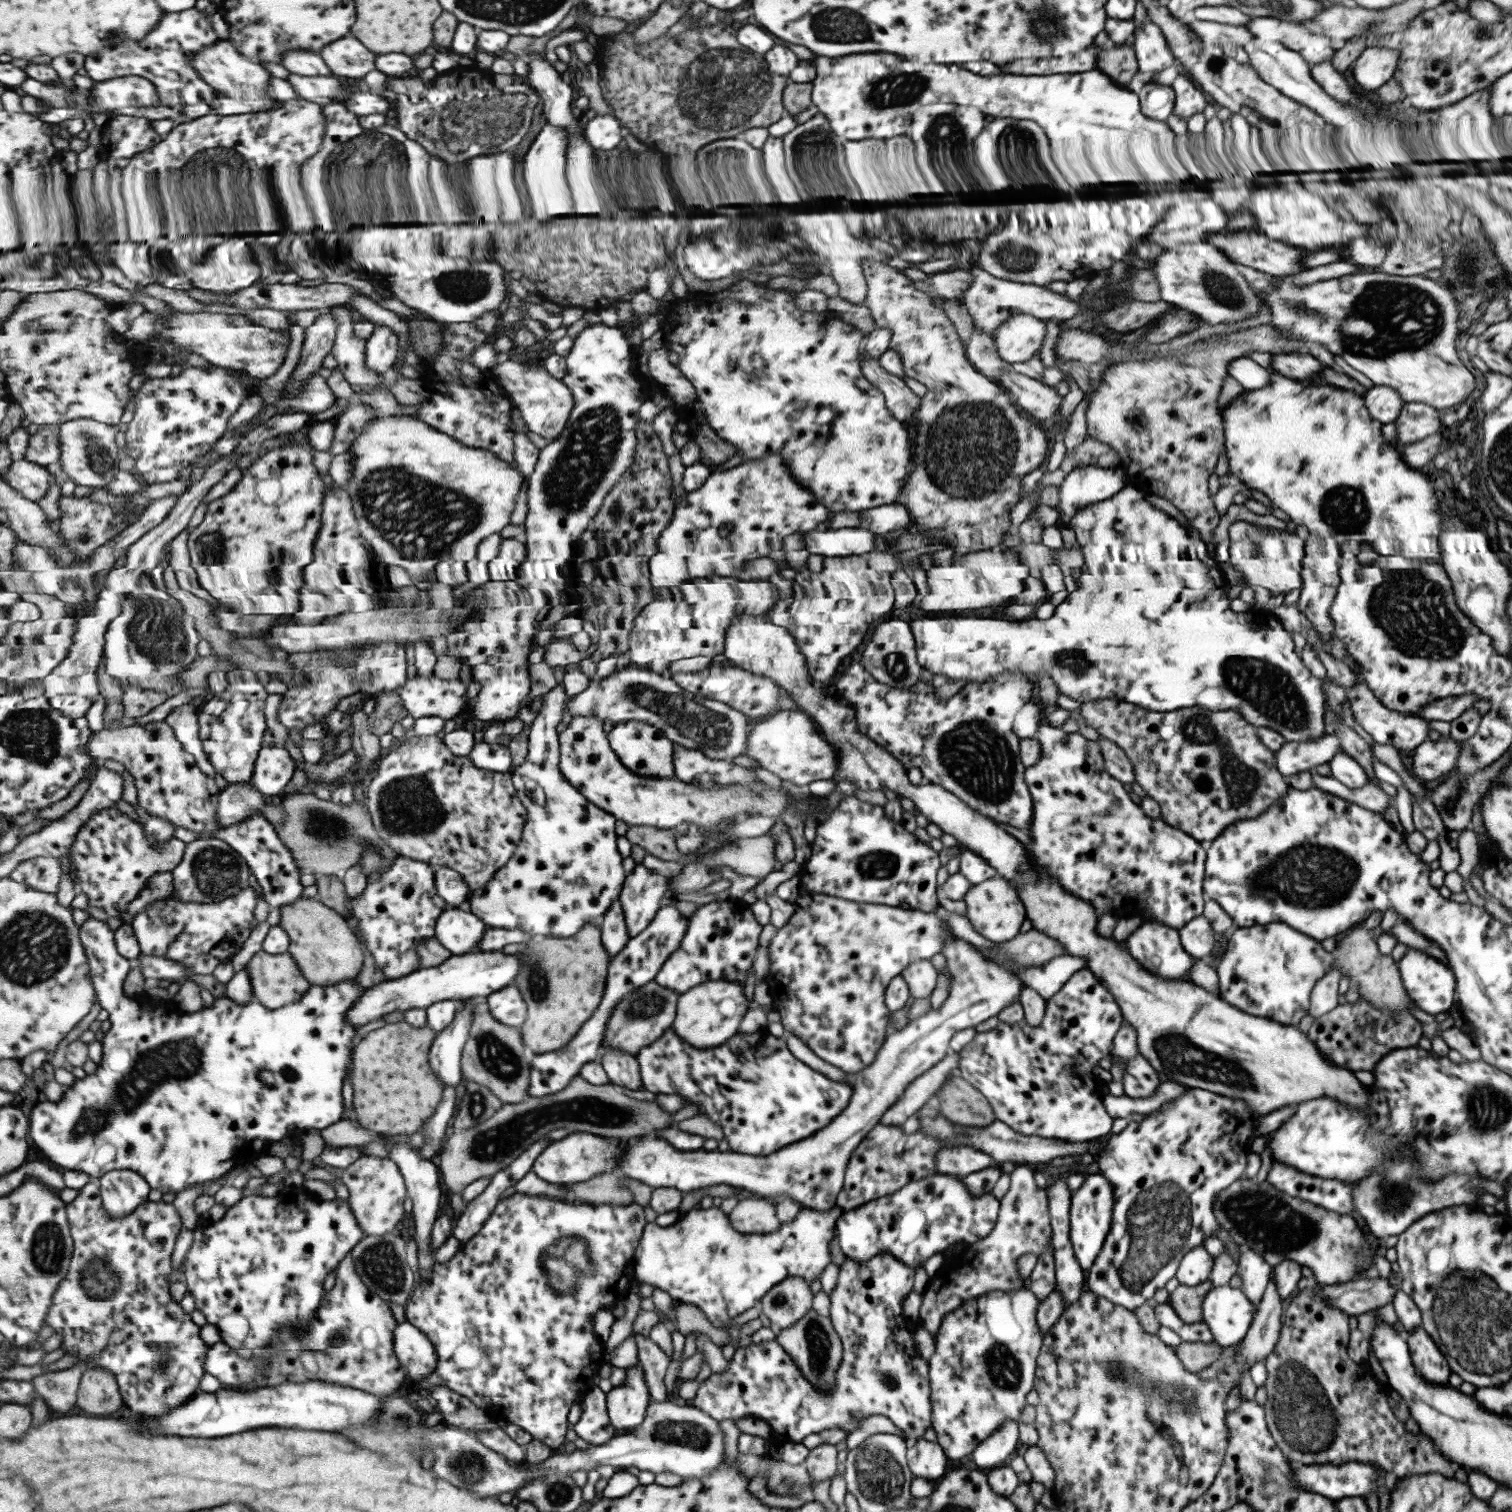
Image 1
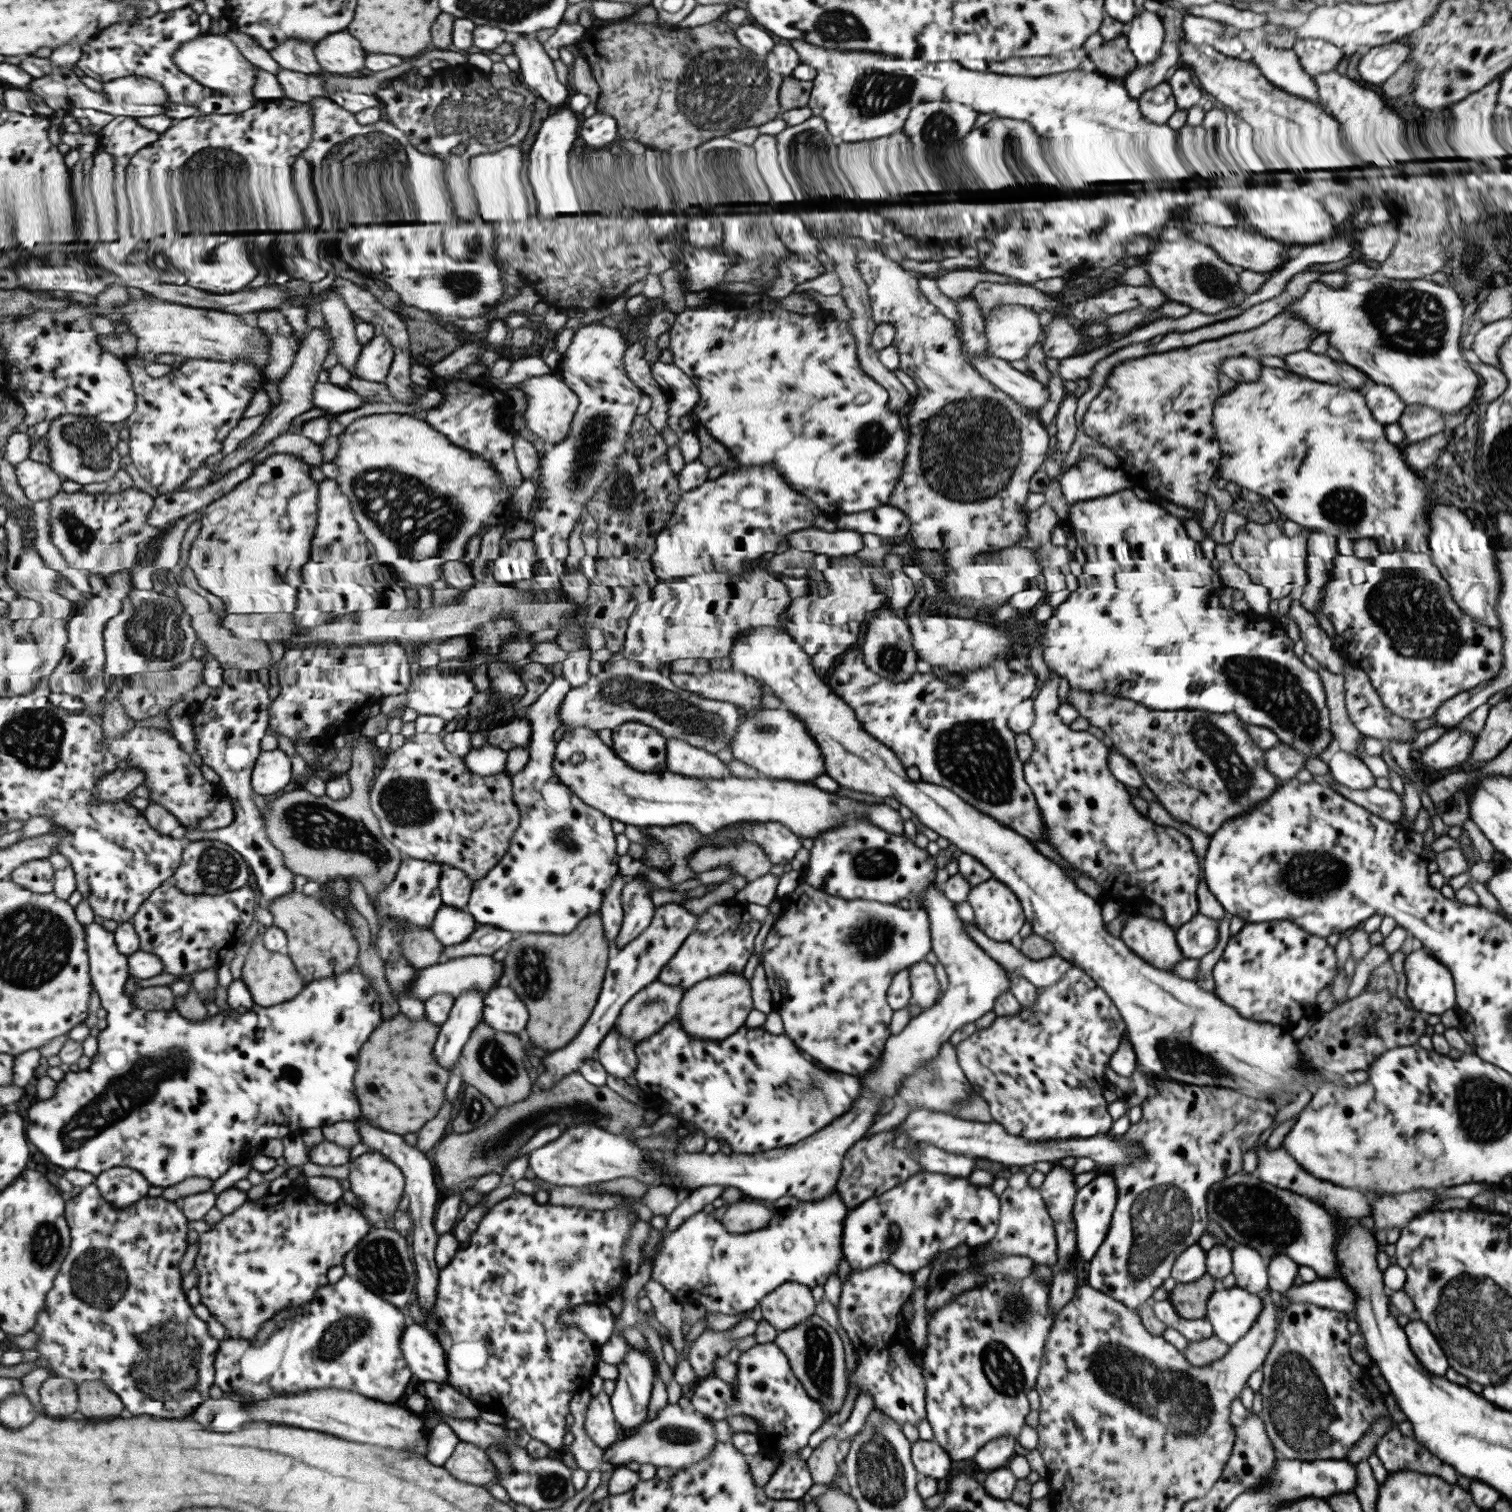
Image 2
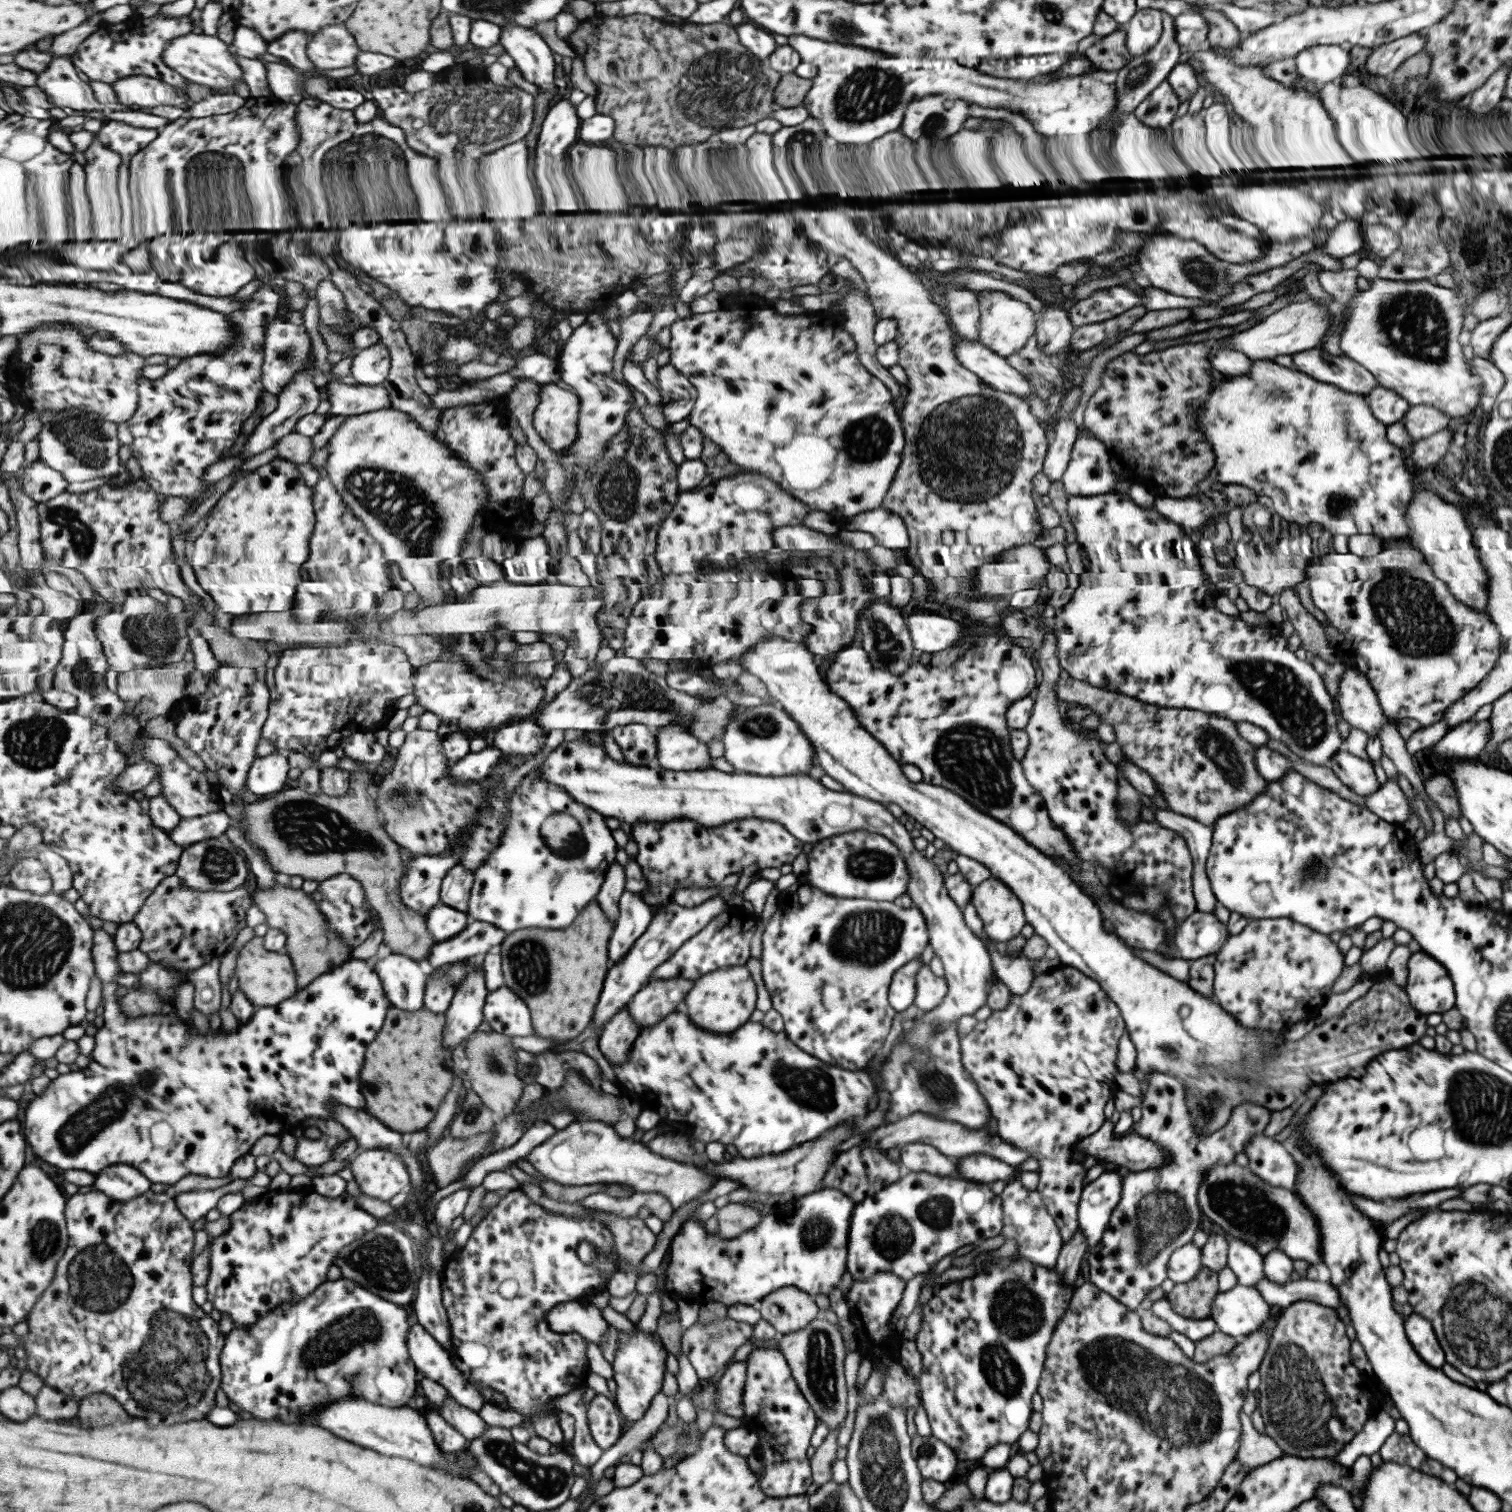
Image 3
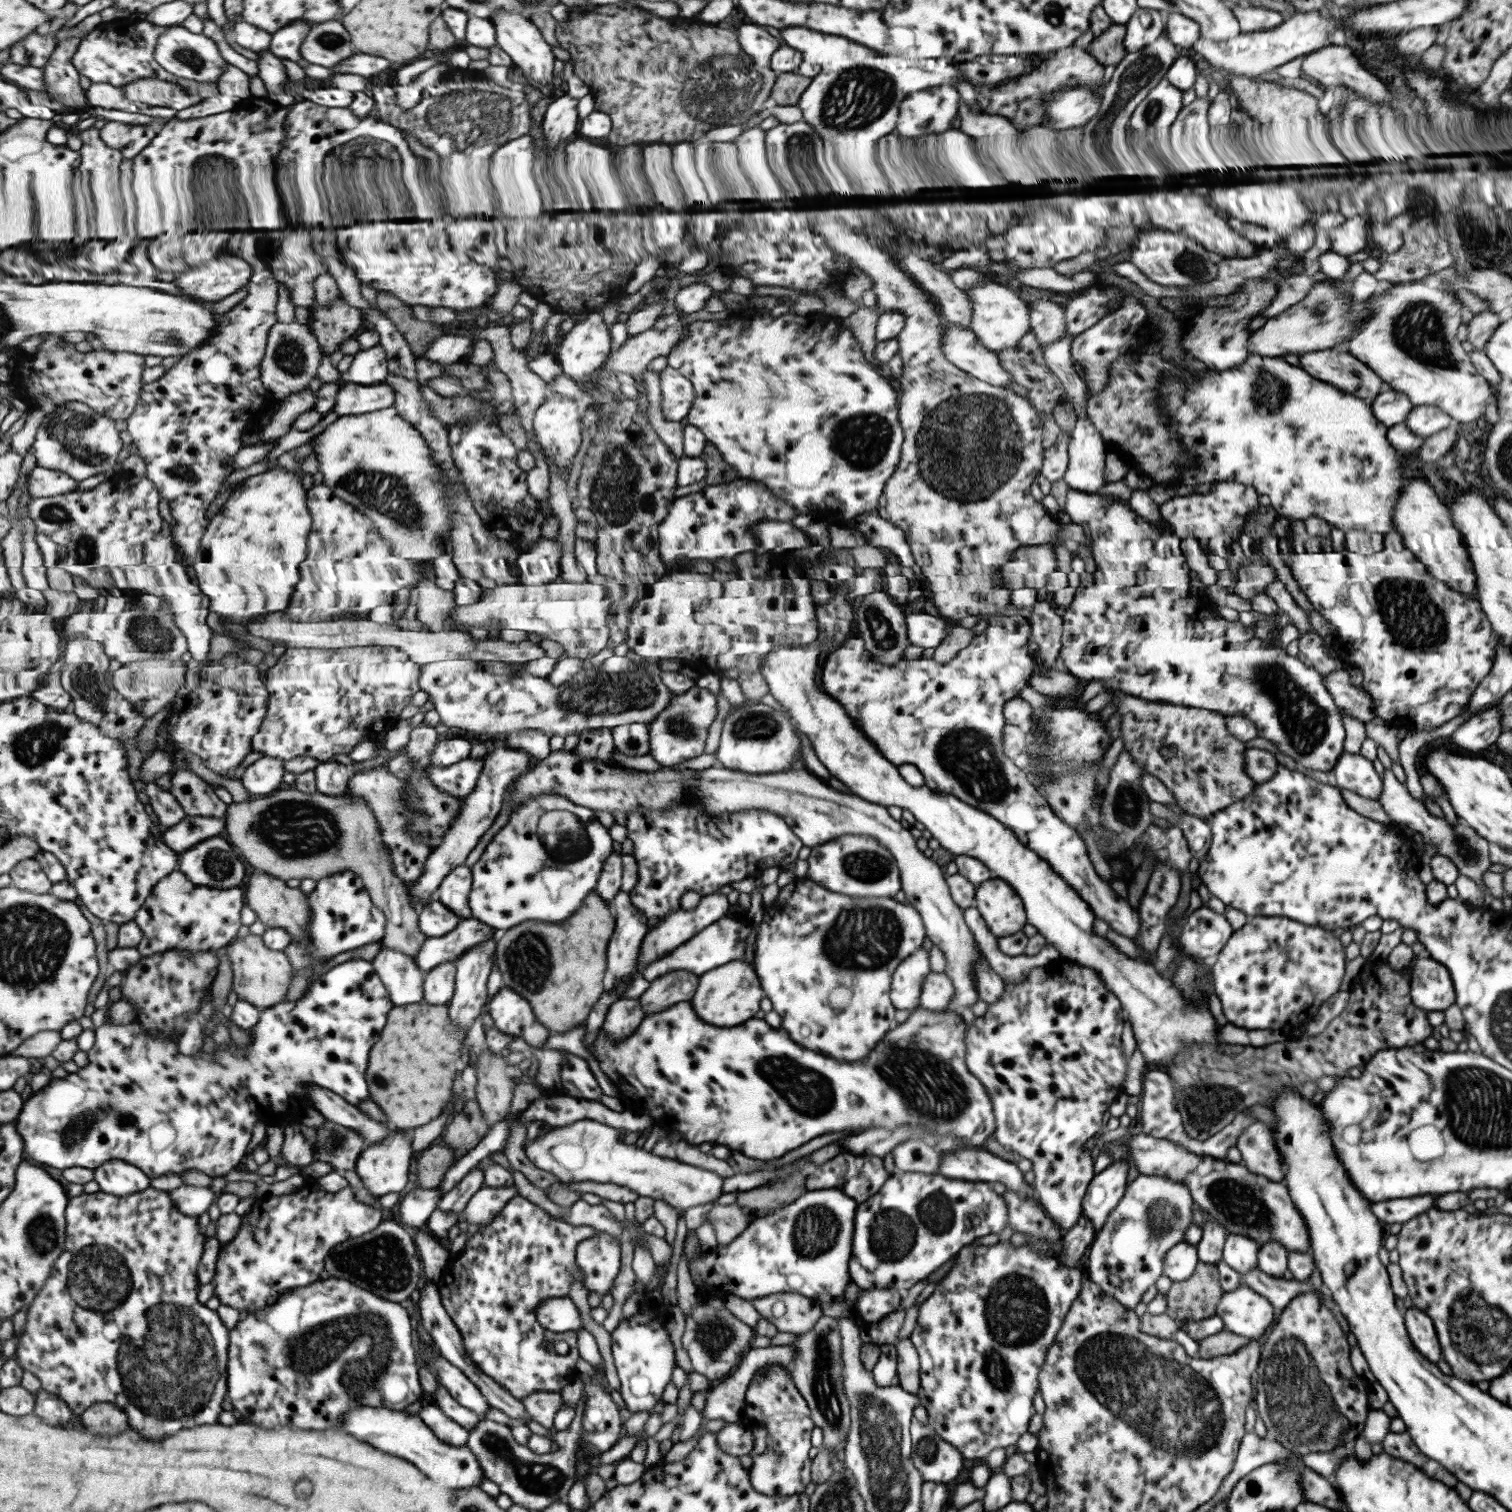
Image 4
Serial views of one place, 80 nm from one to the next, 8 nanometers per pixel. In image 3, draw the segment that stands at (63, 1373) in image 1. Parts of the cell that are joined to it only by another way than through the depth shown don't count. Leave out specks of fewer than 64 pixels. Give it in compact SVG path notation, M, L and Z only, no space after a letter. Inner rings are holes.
M45 1386L36 1396L36 1414L47 1420L69 1420L80 1411L80 1403L57 1388Z

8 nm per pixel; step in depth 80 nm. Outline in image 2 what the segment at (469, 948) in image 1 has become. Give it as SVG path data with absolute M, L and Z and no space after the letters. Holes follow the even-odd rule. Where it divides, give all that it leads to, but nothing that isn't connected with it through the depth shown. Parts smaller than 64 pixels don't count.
M443 905L438 910L431 929L445 947L457 946L470 939L475 929L478 929L478 922L465 909Z

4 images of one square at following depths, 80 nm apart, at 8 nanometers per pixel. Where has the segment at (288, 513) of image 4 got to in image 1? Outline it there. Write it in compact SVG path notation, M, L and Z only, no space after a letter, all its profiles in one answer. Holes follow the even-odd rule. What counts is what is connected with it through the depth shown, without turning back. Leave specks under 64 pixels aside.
M337 366L335 372L327 379L329 386L333 389L333 392L338 396L338 402L333 408L326 410L325 412L314 413L313 418L305 424L301 429L287 434L290 438L290 444L286 444L283 448L274 448L270 450L265 456L258 458L253 466L249 466L247 469L243 469L243 479L238 482L238 485L226 494L225 496L208 503L207 510L203 521L191 531L189 536L189 550L192 560L193 568L198 572L198 579L201 586L208 590L218 601L222 602L229 610L240 612L246 615L289 615L293 616L300 609L300 592L306 585L304 581L303 573L308 564L313 562L314 558L314 546L318 540L319 533L322 530L322 512L325 508L326 500L326 488L325 482L321 480L321 473L317 469L314 463L314 456L312 453L313 446L309 443L309 432L313 428L314 424L323 421L336 421L349 406L356 401L356 394L350 381L341 369Z

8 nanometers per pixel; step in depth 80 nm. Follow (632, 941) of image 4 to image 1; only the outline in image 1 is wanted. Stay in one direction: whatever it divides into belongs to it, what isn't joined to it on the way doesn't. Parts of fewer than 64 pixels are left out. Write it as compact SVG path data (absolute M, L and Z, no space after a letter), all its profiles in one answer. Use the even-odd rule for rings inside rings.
M636 864L617 896L628 938L645 930L662 906L668 880L652 869Z

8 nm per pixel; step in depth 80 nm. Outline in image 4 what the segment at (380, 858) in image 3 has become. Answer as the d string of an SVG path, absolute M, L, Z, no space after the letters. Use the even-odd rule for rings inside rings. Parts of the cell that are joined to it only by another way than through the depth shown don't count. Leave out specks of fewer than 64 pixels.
M295 788L279 789L270 795L263 796L260 800L231 803L225 819L226 837L255 871L269 873L284 881L293 880L293 878L300 881L306 878L320 881L334 872L351 869L364 880L374 903L386 914L386 935L381 940L382 944L411 957L421 952L421 948L425 946L429 936L420 927L420 914L417 914L413 905L409 903L410 893L394 871L388 846L382 842L380 833L382 830L380 830L377 817L365 799L352 796L350 792L341 796L329 796L319 791L315 794L307 794Z

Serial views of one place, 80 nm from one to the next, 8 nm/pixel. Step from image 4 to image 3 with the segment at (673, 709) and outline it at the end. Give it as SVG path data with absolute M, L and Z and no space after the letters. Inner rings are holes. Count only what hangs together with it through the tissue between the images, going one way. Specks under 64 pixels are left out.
M671 723L658 728L656 764L672 771L694 771L713 769L708 765L711 758L705 745L687 732L685 726Z

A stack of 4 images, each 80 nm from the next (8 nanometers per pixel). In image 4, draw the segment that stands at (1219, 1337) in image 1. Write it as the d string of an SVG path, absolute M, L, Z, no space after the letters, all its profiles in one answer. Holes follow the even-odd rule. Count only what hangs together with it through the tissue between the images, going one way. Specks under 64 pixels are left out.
M1239 1284L1232 1292L1223 1292L1215 1307L1215 1315L1223 1321L1223 1330L1258 1339L1273 1320L1271 1303L1253 1290Z

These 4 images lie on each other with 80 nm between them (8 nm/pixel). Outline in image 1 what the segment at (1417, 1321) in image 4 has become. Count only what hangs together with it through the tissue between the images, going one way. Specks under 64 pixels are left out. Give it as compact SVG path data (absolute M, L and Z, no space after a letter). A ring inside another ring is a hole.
M1420 1326L1410 1330L1405 1341L1417 1374L1431 1384L1448 1385L1447 1377L1451 1370L1439 1344L1435 1344Z

